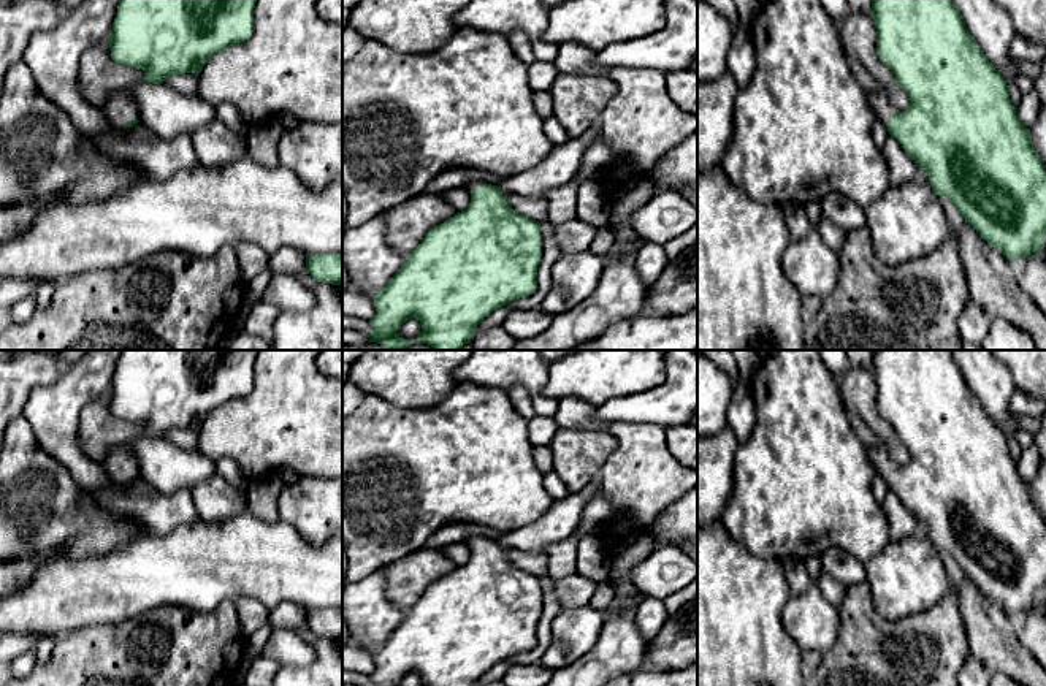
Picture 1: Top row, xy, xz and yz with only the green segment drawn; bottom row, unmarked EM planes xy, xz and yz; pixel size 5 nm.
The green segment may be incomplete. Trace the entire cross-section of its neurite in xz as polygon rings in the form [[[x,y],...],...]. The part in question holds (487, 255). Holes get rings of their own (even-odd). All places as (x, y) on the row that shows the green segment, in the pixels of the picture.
[[[472,181],[466,189],[471,192],[469,206],[431,228],[374,296],[369,342],[391,350],[420,342],[433,350],[460,350],[471,344],[475,328],[493,311],[536,292],[542,261],[540,223],[515,212],[498,185]],[[410,318],[420,322],[422,334],[407,341],[398,330]]]

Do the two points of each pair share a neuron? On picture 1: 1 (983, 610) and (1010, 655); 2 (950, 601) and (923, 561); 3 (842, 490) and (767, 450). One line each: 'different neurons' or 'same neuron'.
1: same neuron
2: different neurons
3: same neuron

